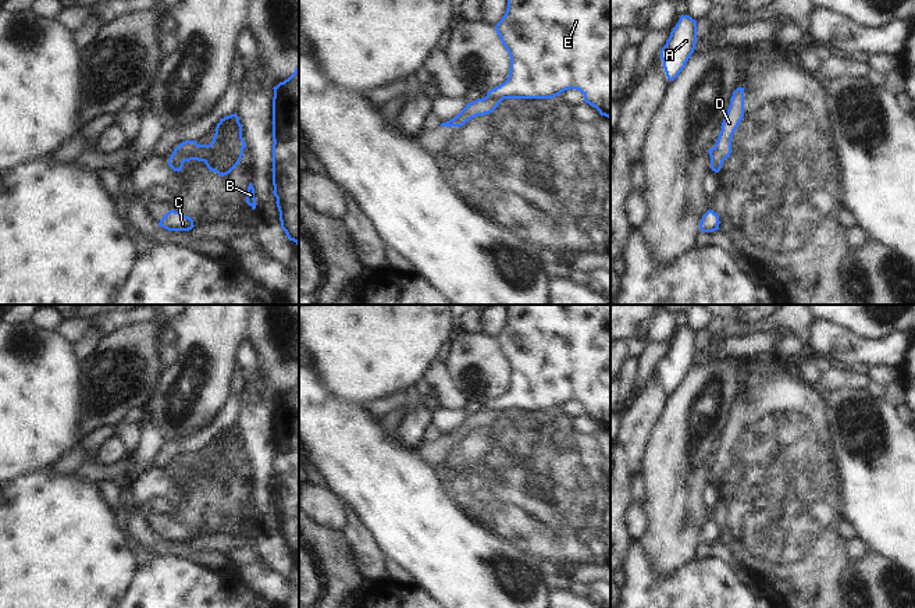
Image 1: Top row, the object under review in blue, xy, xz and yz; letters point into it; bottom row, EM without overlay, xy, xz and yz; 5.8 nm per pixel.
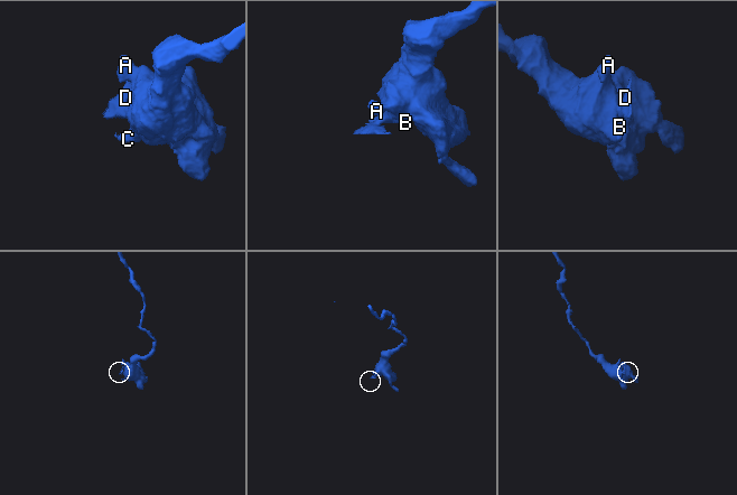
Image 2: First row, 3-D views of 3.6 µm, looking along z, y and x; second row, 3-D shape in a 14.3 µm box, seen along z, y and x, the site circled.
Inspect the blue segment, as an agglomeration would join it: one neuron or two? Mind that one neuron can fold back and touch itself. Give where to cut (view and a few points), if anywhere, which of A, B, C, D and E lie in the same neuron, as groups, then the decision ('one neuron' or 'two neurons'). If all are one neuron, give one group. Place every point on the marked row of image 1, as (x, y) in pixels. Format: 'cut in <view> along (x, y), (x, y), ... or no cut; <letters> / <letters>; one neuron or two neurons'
cut in xy along (177, 148), (177, 153), (184, 162); A B C E / D; two neurons

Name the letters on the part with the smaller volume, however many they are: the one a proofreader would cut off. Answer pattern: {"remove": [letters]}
{"remove": ["D"]}

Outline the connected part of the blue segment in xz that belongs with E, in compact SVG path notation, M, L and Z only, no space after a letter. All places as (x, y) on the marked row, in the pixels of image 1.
M508 0L495 31L510 57L508 79L487 96L503 99L552 99L567 89L580 90L584 102L610 118L610 0Z

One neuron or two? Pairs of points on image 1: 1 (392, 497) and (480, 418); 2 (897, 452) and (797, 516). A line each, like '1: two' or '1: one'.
1: two
2: two

